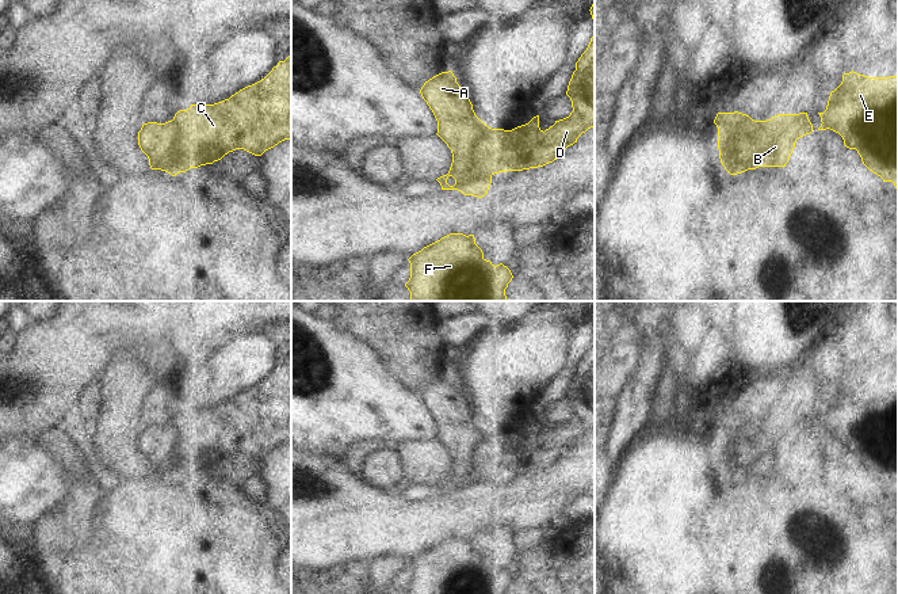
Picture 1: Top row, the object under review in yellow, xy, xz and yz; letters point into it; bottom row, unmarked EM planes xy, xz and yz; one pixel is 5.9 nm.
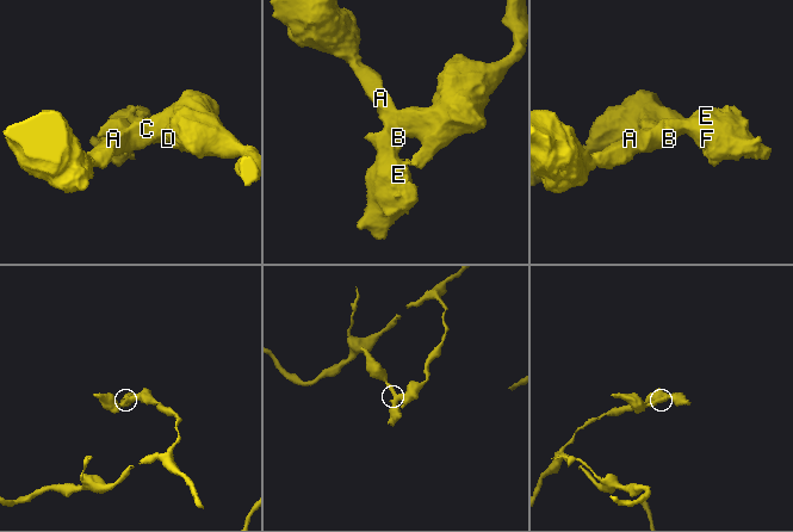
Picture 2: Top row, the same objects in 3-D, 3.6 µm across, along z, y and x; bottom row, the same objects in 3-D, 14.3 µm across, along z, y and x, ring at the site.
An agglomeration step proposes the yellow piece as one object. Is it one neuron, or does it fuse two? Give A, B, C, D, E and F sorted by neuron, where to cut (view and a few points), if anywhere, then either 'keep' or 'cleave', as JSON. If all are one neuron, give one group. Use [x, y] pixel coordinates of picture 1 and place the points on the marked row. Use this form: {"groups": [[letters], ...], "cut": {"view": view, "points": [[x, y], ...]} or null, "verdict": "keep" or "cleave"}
{"groups": [["A", "B", "E", "F"], ["C", "D"]], "cut": {"view": "yz", "points": [[744, 122], [740, 129], [756, 145], [760, 166]]}, "verdict": "cleave"}

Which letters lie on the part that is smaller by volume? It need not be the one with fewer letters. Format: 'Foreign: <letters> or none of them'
Foreign: A, B, E, F.

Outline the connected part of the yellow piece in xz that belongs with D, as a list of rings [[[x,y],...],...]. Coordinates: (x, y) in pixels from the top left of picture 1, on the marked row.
[[[595,35],[576,62],[566,95],[573,111],[544,132],[539,127],[539,115],[512,130],[489,129],[475,149],[490,175],[553,163],[582,133],[595,127]]]

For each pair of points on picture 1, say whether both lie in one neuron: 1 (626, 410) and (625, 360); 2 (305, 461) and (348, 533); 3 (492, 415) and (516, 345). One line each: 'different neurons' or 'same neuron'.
1: different neurons
2: same neuron
3: same neuron

